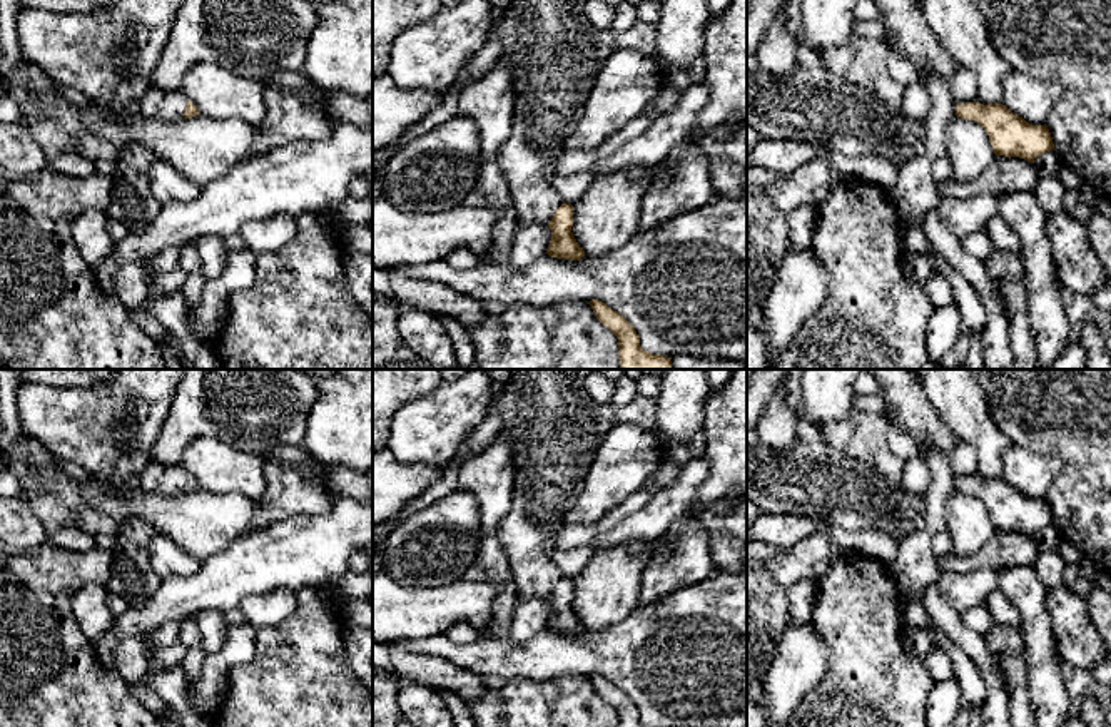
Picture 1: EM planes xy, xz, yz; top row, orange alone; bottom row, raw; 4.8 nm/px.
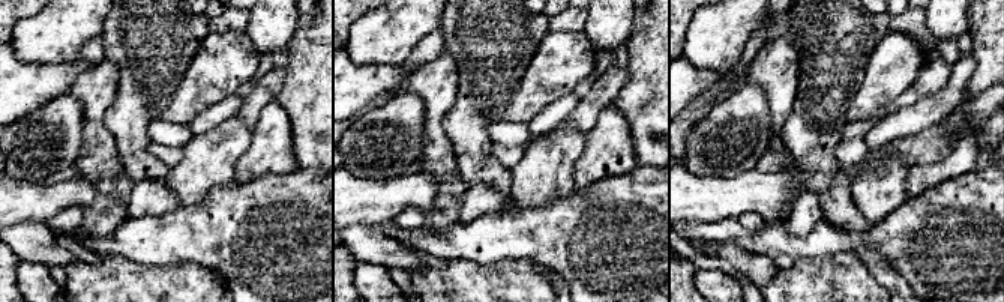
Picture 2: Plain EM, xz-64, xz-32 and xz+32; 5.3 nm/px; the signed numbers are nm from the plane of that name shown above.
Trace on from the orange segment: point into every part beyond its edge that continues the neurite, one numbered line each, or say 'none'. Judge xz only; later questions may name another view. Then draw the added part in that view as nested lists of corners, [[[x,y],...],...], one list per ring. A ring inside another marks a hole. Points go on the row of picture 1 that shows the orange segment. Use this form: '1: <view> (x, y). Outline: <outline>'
1: xz (553, 54). Outline: [[[510,0],[493,35],[501,43],[500,60],[511,74],[515,90],[513,124],[496,154],[506,179],[515,214],[521,224],[548,226],[563,204],[553,189],[555,159],[566,147],[588,94],[605,60],[616,50],[616,32],[593,27],[580,0]]]

